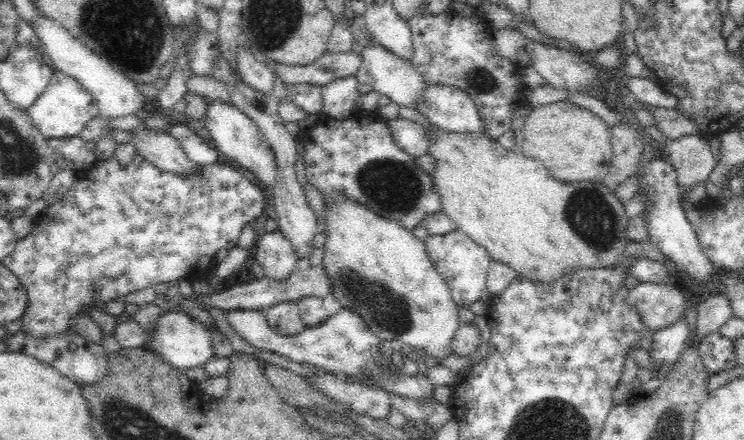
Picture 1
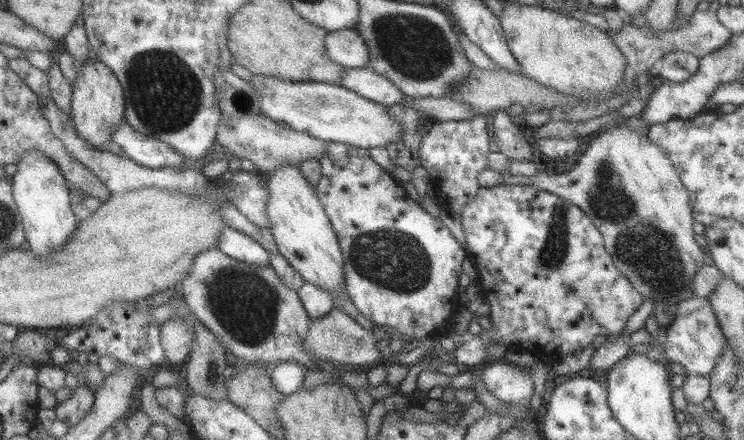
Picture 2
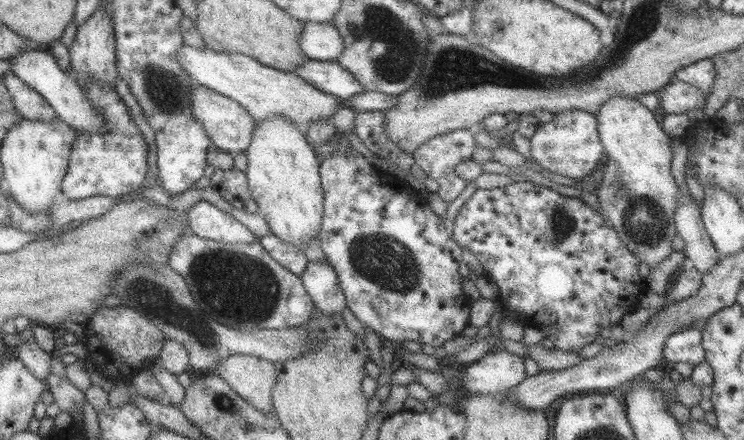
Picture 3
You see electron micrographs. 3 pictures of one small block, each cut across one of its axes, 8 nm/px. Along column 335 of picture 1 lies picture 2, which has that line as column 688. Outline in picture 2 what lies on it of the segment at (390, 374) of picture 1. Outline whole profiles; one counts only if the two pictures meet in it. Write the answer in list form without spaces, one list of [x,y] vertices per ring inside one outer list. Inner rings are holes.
[[[707,304],[705,308],[697,308],[687,316],[679,316],[679,318],[675,316],[665,334],[667,334],[667,338],[663,344],[663,352],[665,352],[663,360],[681,364],[685,368],[685,372],[693,374],[693,376],[709,376],[711,374],[711,370],[717,364],[717,358],[723,352],[723,344],[727,340],[721,332],[719,320],[713,316],[711,304]]]

